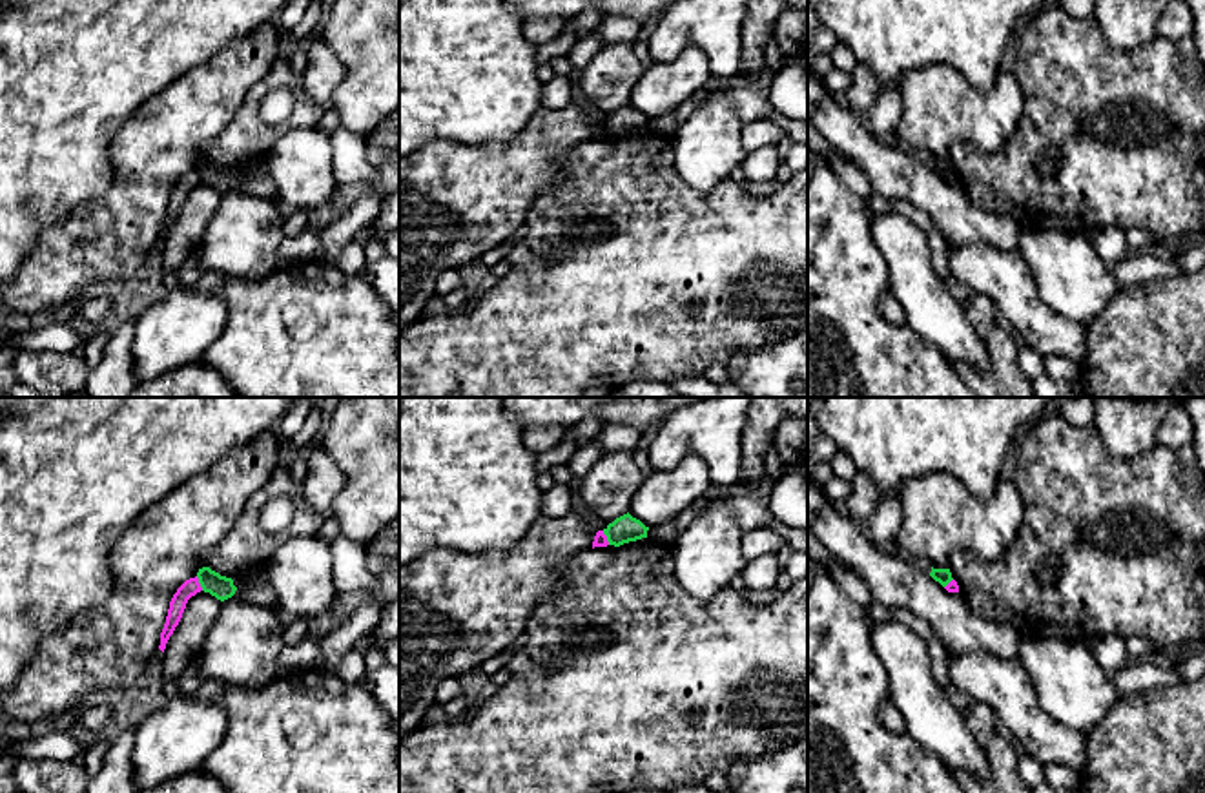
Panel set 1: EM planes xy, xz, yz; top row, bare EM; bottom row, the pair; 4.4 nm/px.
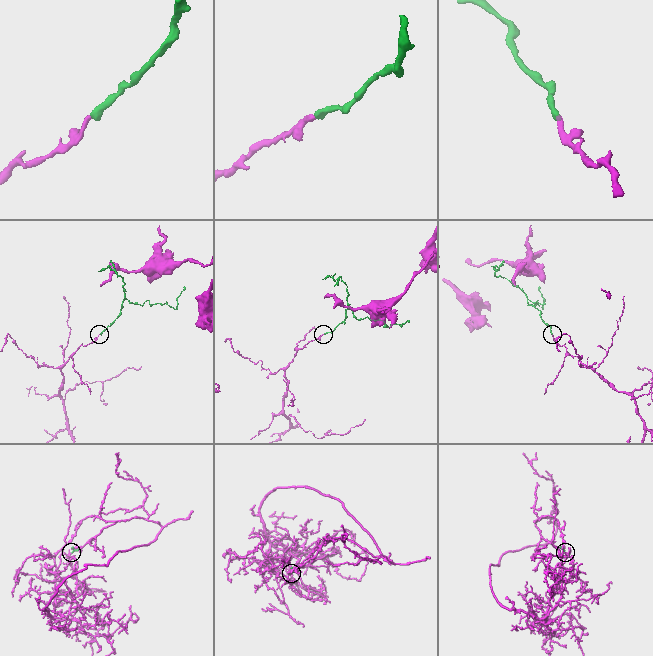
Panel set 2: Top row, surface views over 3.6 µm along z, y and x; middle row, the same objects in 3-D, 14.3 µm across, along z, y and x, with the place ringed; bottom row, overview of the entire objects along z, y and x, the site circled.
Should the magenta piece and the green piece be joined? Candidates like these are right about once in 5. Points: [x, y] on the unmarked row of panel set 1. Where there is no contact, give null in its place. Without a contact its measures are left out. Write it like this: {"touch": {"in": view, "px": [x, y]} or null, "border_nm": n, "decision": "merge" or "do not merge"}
{"touch": {"in": "xy", "px": [199, 175]}, "border_nm": 70, "decision": "do not merge"}

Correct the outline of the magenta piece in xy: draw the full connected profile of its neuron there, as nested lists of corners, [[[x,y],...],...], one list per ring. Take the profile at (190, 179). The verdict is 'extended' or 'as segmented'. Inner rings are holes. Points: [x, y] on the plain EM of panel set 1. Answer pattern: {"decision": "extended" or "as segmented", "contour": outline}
{"decision": "as segmented", "contour": [[[190,170],[186,171],[177,184],[173,186],[171,193],[170,193],[170,201],[168,201],[168,208],[166,208],[166,215],[164,221],[160,224],[160,237],[159,241],[164,244],[166,235],[170,232],[170,228],[173,226],[175,219],[179,217],[182,204],[186,201],[186,195],[191,188],[195,188],[197,184],[201,184],[202,179],[199,175],[199,170]]]}

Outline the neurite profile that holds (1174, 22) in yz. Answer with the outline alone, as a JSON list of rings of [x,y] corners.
[[[1170,0],[1158,18],[1156,33],[1169,40],[1192,36],[1192,13],[1187,0]]]

